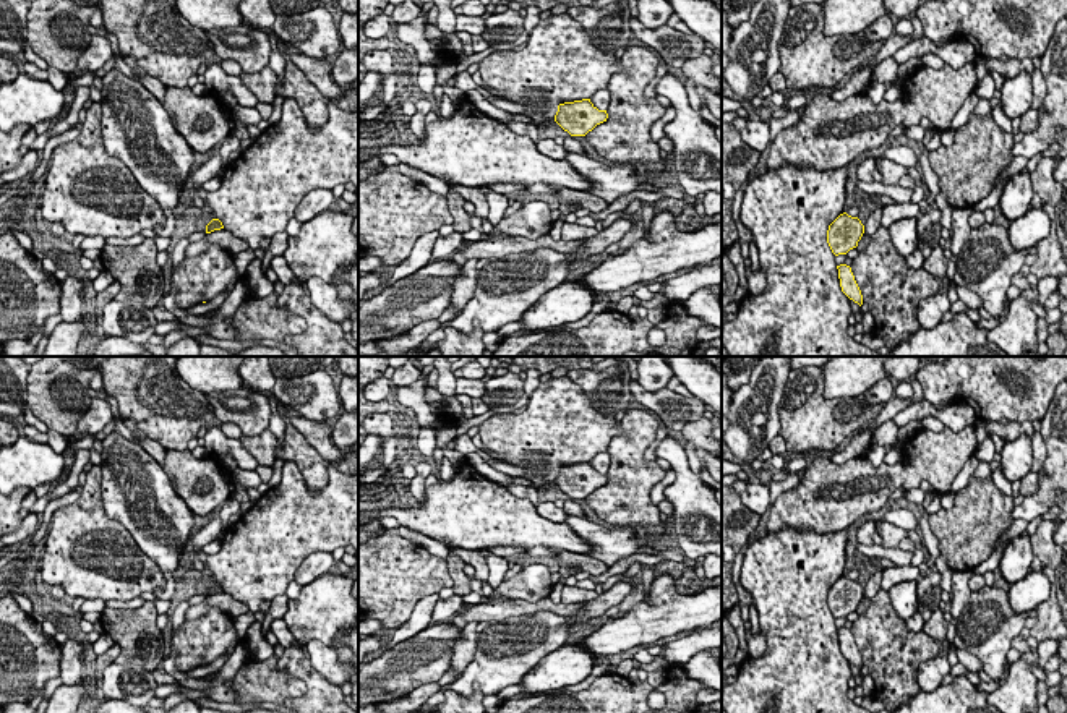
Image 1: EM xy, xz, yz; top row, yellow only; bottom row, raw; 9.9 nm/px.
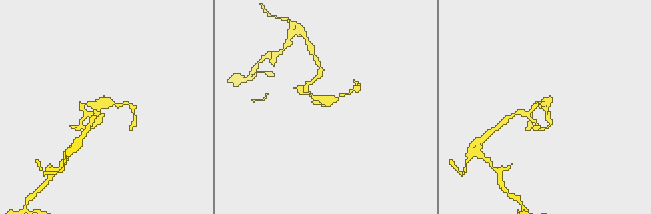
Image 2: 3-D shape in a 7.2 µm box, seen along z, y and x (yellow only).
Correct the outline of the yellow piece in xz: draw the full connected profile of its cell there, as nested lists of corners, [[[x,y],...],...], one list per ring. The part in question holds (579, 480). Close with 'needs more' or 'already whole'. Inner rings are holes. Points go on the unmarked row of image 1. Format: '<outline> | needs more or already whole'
[[[590,462],[559,467],[555,478],[555,485],[571,499],[585,499],[606,481],[606,473],[598,473]]] | already whole

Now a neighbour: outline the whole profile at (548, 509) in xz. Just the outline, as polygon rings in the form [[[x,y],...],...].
[[[551,501],[538,502],[535,507],[537,512],[550,522],[564,523],[568,519],[568,514]]]

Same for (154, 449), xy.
[[[122,418],[122,423],[139,439],[139,446],[162,467],[167,450],[139,431],[133,420]]]

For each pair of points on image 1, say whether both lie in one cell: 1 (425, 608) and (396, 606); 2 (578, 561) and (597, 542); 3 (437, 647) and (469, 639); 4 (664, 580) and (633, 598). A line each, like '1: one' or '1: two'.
1: two
2: two
3: two
4: two

